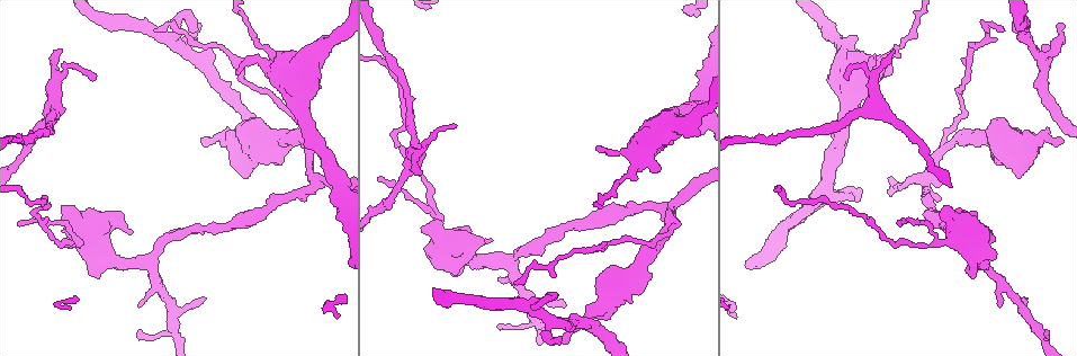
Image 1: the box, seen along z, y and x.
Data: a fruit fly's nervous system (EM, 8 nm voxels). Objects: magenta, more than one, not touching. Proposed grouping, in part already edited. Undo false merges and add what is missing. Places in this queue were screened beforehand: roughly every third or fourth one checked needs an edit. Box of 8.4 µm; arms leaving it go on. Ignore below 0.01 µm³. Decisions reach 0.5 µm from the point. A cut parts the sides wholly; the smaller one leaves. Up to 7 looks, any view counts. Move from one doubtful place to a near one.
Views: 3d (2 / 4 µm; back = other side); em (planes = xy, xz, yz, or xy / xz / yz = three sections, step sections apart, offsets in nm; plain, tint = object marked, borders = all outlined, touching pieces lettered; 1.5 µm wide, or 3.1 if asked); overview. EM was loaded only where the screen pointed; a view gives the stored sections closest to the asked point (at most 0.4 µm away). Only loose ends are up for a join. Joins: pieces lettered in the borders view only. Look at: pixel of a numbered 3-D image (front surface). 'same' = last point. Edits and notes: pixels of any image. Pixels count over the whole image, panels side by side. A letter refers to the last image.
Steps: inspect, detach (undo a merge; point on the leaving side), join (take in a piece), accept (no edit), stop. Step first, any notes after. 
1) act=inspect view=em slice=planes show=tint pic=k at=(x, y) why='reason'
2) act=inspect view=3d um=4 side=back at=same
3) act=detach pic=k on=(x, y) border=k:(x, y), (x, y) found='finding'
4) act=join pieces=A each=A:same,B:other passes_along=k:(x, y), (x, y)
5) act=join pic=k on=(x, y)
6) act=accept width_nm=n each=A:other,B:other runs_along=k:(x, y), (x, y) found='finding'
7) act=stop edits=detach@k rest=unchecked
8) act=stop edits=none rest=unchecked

act=inspect view=em slice=planes show=tint pic=1 at=(893, 51)

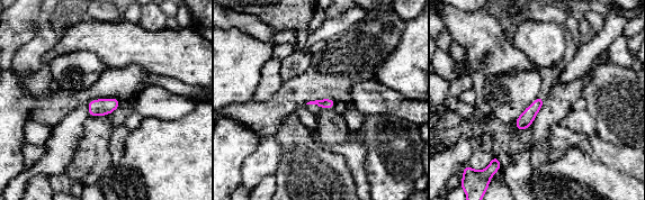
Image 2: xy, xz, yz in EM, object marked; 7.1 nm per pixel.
act=inspect view=em slice=planes show=borders at=same why='see the neighbours'

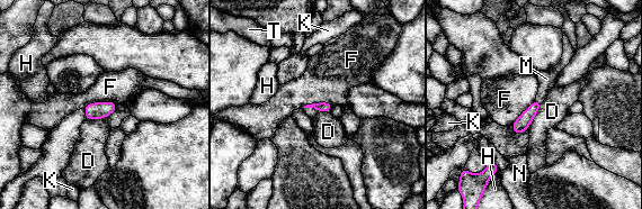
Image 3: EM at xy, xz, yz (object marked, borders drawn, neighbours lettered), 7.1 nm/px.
act=join pic=3 on=(311, 112) each=D:other,F:other,H:other,K:other,M:same,N:other,T:other passes_along=3:(322, 106), (317, 110), (311, 112) found='the neuron continues'

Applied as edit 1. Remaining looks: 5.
act=inspect view=3d um=2 side=back pic=1 at=(1048, 45) why='an open end'

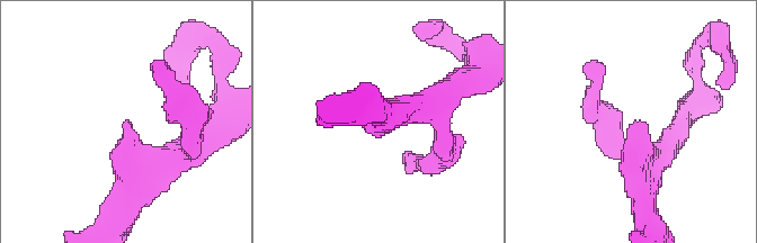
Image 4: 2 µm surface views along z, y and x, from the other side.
act=inspect view=em slice=planes show=borders pic=4 at=(126, 125) arm_widths_nm=220,240

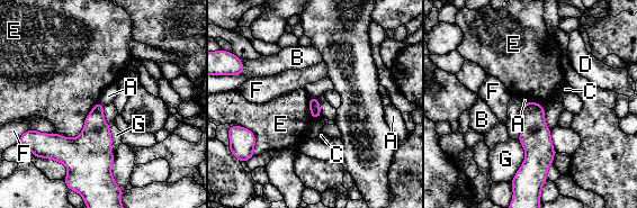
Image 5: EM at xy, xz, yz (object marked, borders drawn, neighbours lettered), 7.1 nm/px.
act=accept longest_contact=E:380nm each=A:other,B:other,C:other,D:other,E:other,F:other,G:other border=5:(98, 101), (104, 106) found='no lettered piece goes on from it'

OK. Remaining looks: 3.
act=inspect view=em slice=planes show=borders pic=1 at=(955, 138) why='three-way junction'

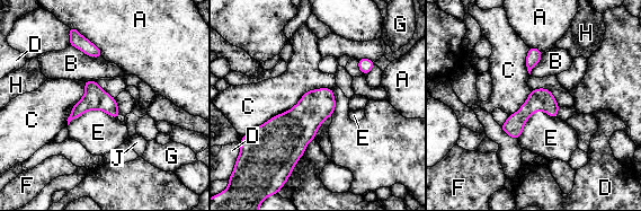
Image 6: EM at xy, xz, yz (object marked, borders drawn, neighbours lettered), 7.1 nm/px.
act=accept width_nm=160 each=A:other,B:other,C:other,D:other,E:other,F:other,G:other,H:other,J:other found='all the same neuron'

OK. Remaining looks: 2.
act=stop edits=join@3 rest=unchecked

